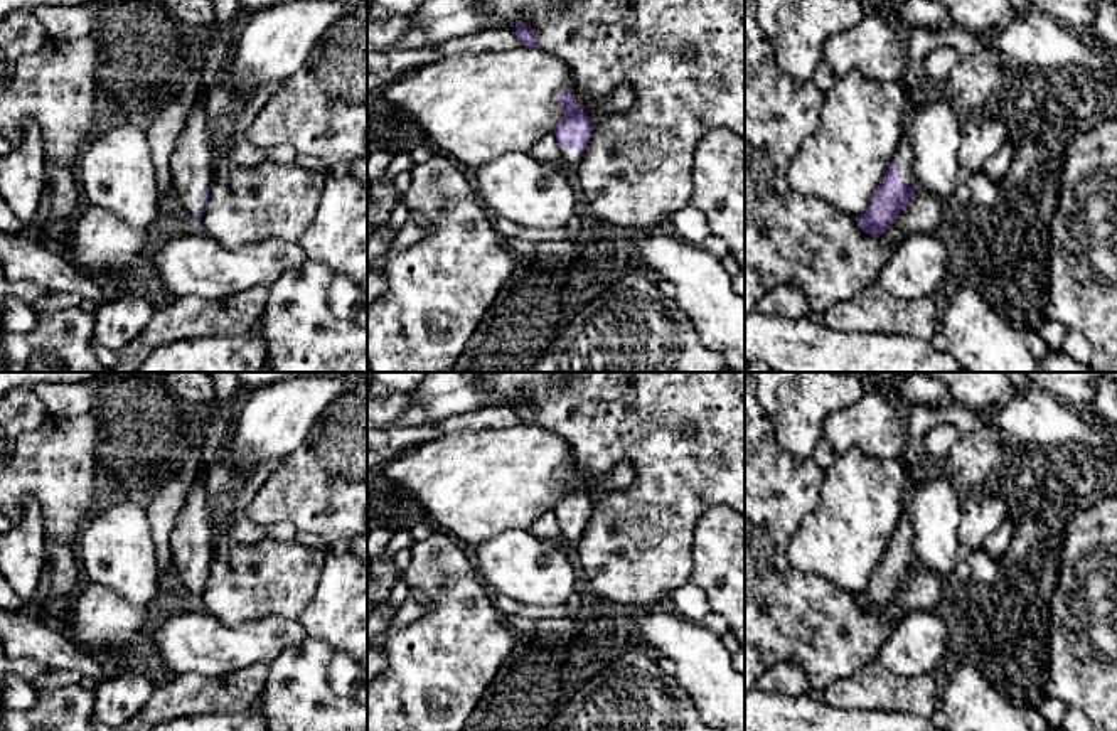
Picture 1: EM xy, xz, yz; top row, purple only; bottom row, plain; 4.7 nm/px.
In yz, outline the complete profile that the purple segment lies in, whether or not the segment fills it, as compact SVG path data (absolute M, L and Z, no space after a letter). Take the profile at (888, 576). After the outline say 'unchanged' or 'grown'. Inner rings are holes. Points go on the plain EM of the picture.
M910 505L903 510L893 539L873 569L866 590L854 595L861 608L866 611L881 611L895 601L901 586L922 563L915 552L913 539L915 529Z; grown

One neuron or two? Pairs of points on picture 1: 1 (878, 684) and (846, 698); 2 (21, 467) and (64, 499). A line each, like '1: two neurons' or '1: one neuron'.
1: one neuron
2: one neuron

